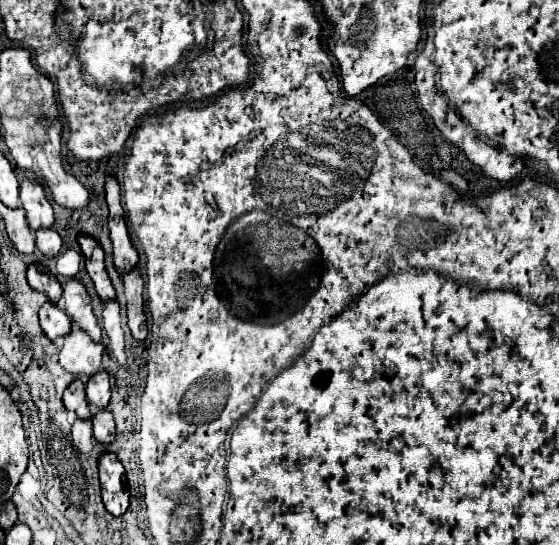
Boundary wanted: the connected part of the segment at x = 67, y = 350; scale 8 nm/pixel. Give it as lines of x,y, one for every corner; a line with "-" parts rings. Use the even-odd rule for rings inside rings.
72,325
72,331
64,337
62,349
60,349
60,365
78,375
78,373
86,373
86,375
94,375
100,369
100,359
104,353
104,345
92,341
92,337

